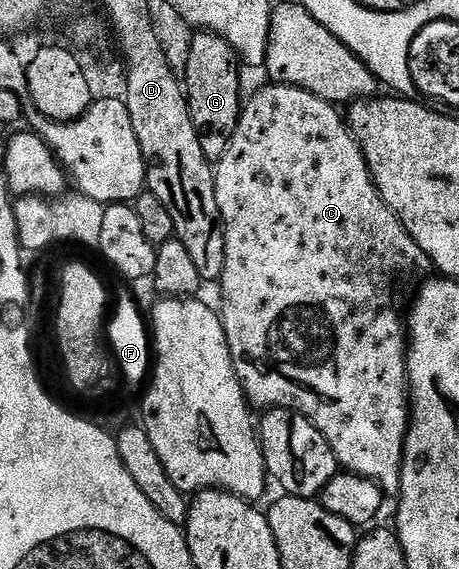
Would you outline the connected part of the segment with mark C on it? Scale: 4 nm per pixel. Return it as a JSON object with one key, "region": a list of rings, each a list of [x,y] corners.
{"region":[[[266,83],[263,89],[249,94],[243,104],[242,114],[228,151],[213,166],[216,203],[222,216],[224,231],[224,271],[222,288],[222,326],[228,339],[234,370],[247,402],[259,410],[291,409],[304,415],[328,439],[339,466],[351,473],[358,473],[369,481],[375,481],[383,494],[394,495],[402,487],[402,456],[406,432],[410,430],[410,387],[406,380],[406,350],[408,333],[404,328],[404,317],[397,313],[402,301],[398,298],[398,281],[410,281],[417,273],[431,268],[428,255],[408,235],[400,219],[390,210],[388,203],[375,187],[368,163],[350,134],[347,118],[340,114],[339,106],[291,85]]]}

